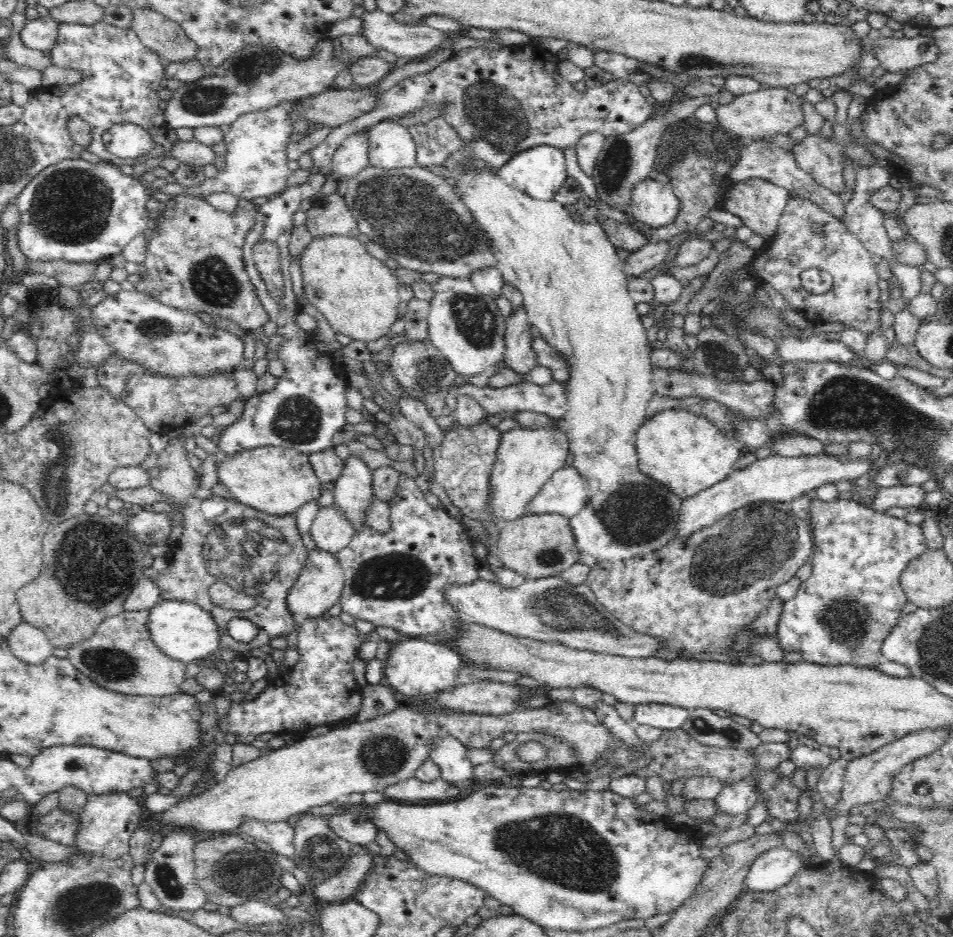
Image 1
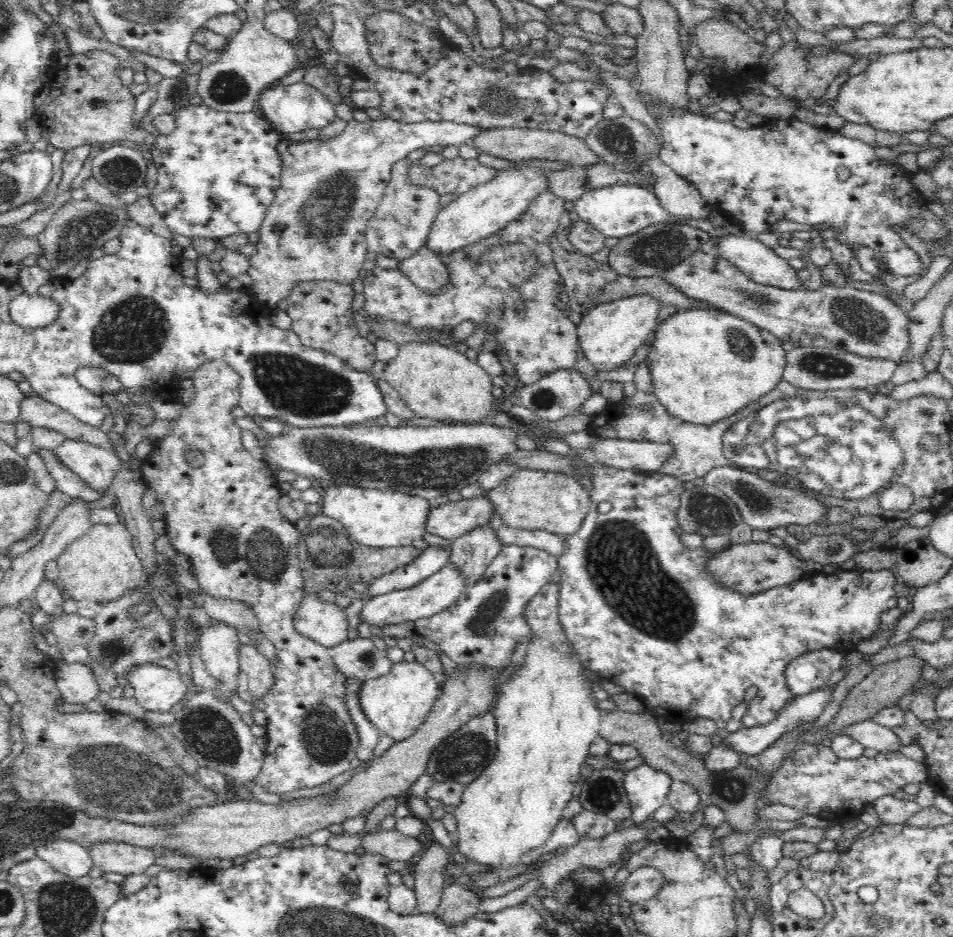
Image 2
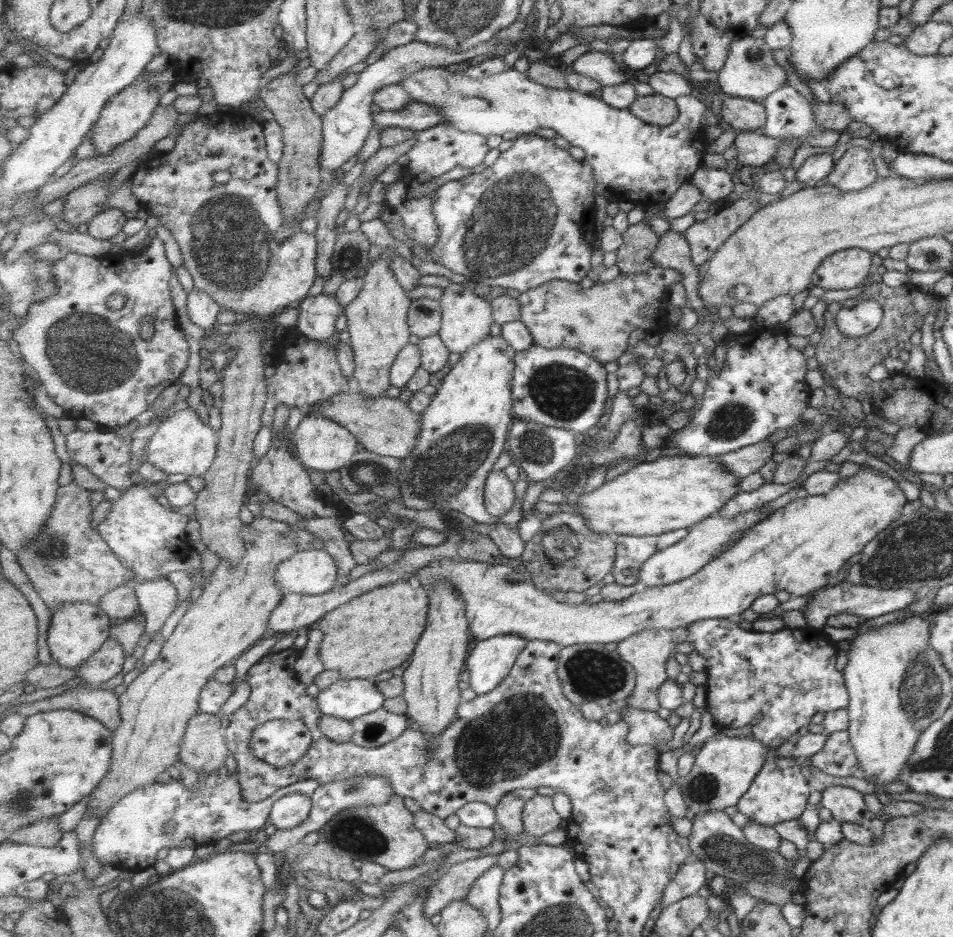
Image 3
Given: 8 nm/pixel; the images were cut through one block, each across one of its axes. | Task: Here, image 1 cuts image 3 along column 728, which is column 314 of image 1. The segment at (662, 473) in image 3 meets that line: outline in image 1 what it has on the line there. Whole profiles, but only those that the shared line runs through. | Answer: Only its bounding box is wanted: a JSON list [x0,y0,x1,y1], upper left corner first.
[216,446,344,514]

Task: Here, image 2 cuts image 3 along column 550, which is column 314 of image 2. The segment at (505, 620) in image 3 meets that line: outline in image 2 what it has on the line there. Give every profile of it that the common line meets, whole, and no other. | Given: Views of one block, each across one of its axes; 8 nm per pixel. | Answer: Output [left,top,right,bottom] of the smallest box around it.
[293,594,353,649]

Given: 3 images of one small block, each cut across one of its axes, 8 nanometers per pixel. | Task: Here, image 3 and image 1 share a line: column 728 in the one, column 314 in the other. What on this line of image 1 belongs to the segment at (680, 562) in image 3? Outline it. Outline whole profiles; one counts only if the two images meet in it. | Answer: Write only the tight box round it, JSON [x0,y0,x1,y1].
[309,502,355,554]

